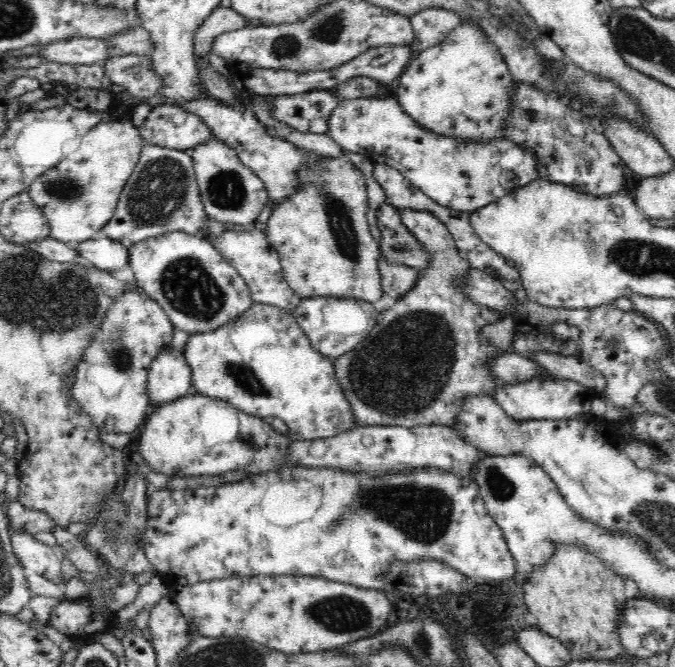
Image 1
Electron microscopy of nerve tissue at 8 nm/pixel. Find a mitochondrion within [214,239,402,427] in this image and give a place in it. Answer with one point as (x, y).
(243, 377)

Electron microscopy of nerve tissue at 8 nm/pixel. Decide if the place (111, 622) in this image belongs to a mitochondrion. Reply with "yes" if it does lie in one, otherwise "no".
no

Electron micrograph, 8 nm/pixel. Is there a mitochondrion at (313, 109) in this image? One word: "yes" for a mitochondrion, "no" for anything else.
no

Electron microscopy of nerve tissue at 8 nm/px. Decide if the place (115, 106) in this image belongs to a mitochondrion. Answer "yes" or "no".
no

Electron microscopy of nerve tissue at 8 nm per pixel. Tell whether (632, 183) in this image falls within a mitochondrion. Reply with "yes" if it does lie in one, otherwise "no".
no

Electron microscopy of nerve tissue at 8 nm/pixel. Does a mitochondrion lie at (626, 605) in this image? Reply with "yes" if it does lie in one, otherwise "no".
no

